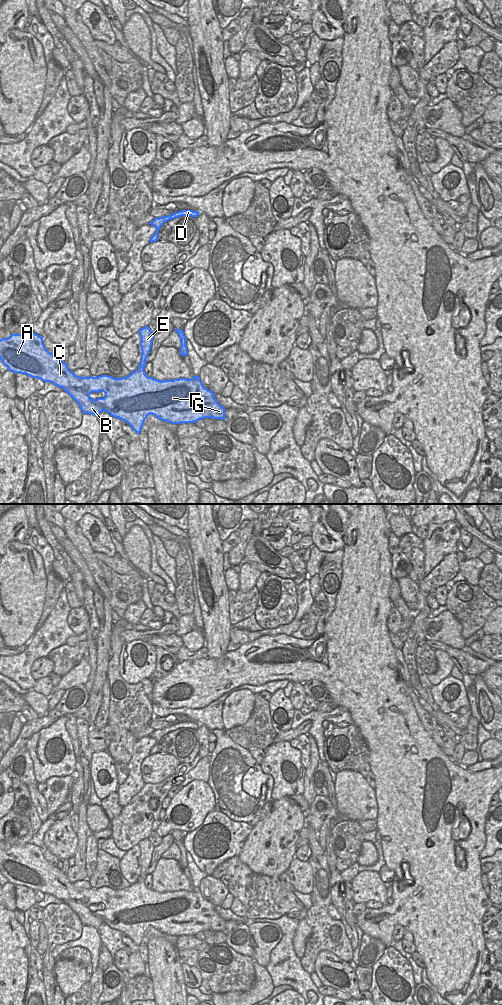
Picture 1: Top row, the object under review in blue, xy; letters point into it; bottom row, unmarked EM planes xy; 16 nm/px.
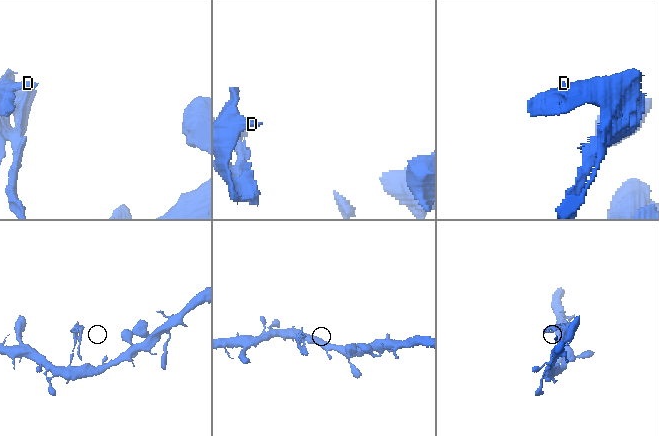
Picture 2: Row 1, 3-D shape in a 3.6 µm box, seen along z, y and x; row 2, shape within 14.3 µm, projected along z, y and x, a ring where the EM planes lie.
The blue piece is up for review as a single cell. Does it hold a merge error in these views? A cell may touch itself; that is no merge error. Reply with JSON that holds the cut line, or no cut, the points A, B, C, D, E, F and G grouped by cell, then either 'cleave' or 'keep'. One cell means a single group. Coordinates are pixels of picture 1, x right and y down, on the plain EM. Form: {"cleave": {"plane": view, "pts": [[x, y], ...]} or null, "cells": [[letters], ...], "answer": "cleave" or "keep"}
{"cleave": {"plane": "xy", "pts": [[140, 872], [144, 877]]}, "cells": [["A", "B", "C", "F", "G"], ["D", "E"]], "answer": "cleave"}

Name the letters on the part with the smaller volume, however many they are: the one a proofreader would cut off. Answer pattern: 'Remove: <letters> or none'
Remove: D, E

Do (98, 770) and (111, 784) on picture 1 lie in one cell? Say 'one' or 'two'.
one

